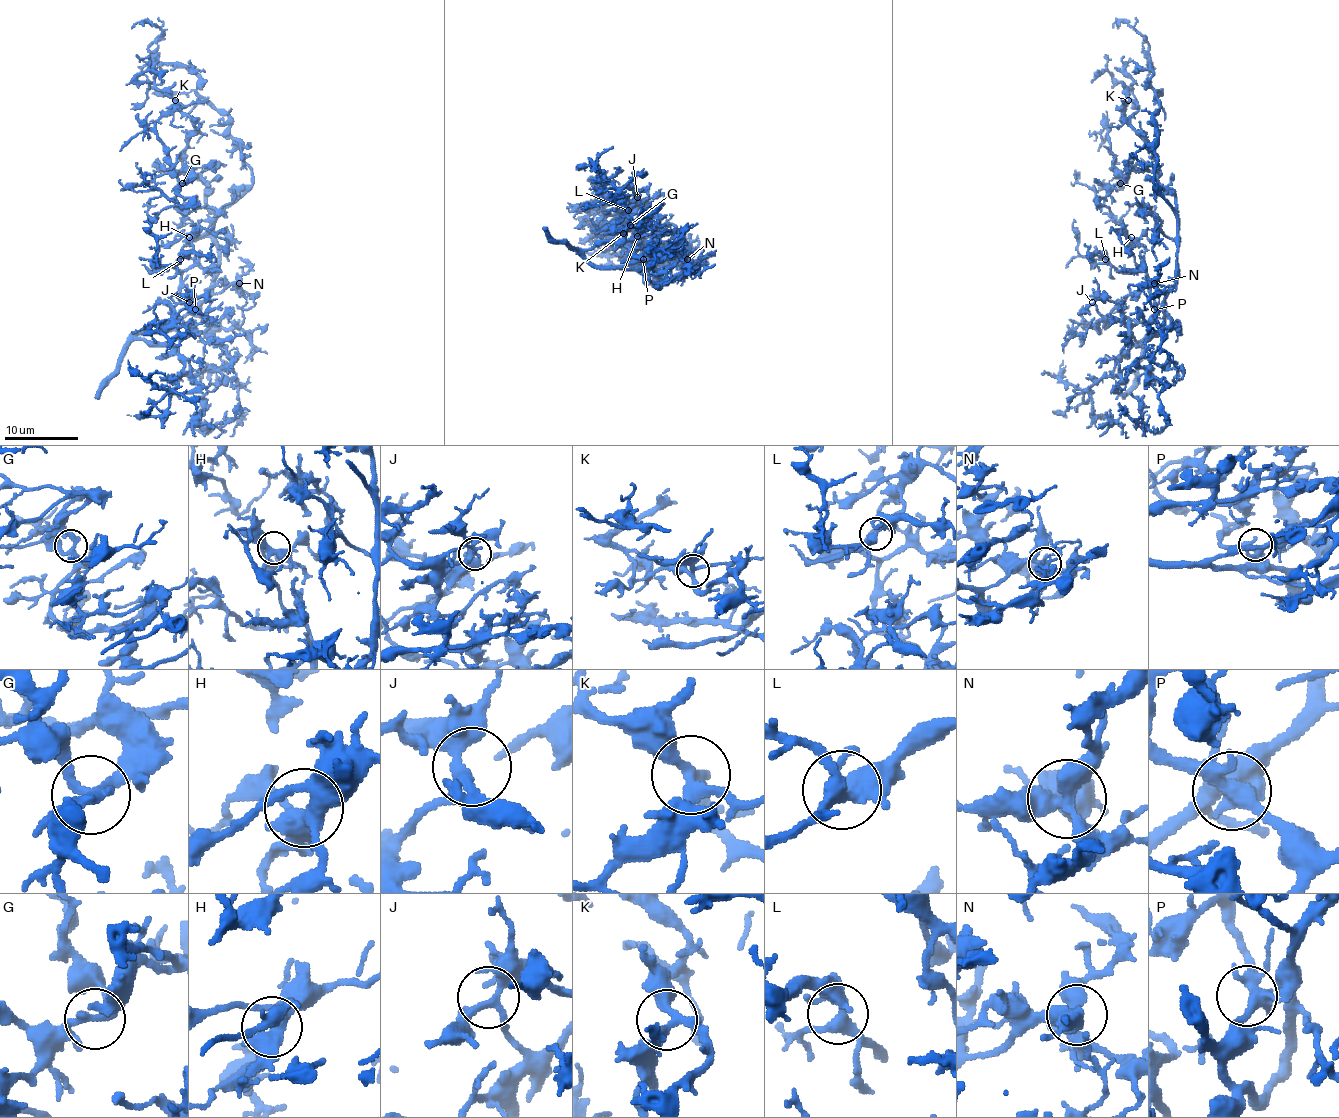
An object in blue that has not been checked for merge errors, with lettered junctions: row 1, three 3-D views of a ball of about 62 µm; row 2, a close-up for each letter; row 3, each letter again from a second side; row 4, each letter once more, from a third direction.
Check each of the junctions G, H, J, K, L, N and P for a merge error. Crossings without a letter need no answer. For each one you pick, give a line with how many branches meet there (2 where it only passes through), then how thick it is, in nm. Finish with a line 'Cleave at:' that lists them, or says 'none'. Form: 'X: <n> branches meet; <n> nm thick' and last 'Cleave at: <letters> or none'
Cleave at: none

